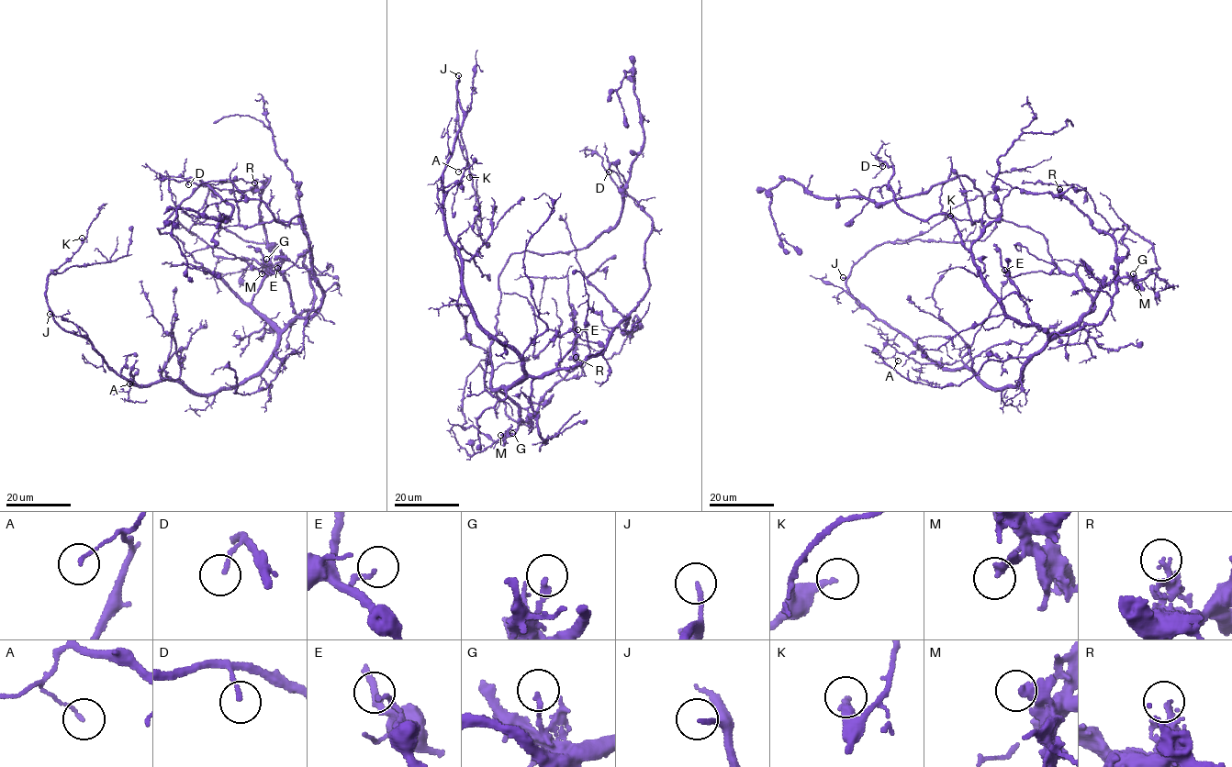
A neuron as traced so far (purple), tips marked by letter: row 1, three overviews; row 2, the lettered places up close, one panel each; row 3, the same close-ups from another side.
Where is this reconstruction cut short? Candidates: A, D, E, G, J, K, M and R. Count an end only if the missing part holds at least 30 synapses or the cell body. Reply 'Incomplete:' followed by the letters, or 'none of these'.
Incomplete: none of these

